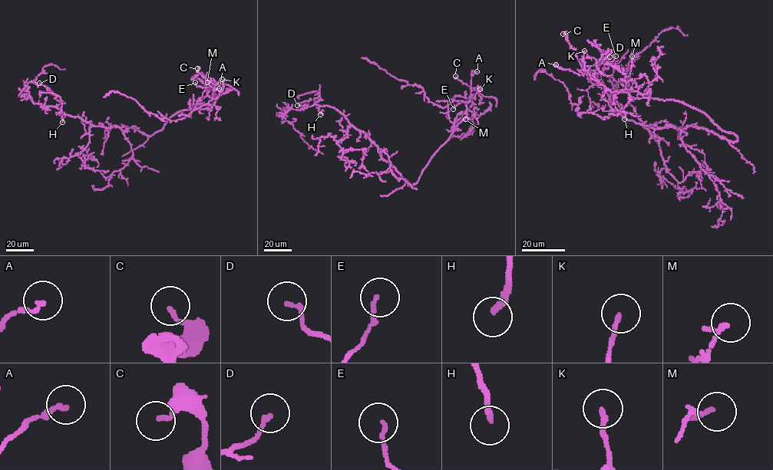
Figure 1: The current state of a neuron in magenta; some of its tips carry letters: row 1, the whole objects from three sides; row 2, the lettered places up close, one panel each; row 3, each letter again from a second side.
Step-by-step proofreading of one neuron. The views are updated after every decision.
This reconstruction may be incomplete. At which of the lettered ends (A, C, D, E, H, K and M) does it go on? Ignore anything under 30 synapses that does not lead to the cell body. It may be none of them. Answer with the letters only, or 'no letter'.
A

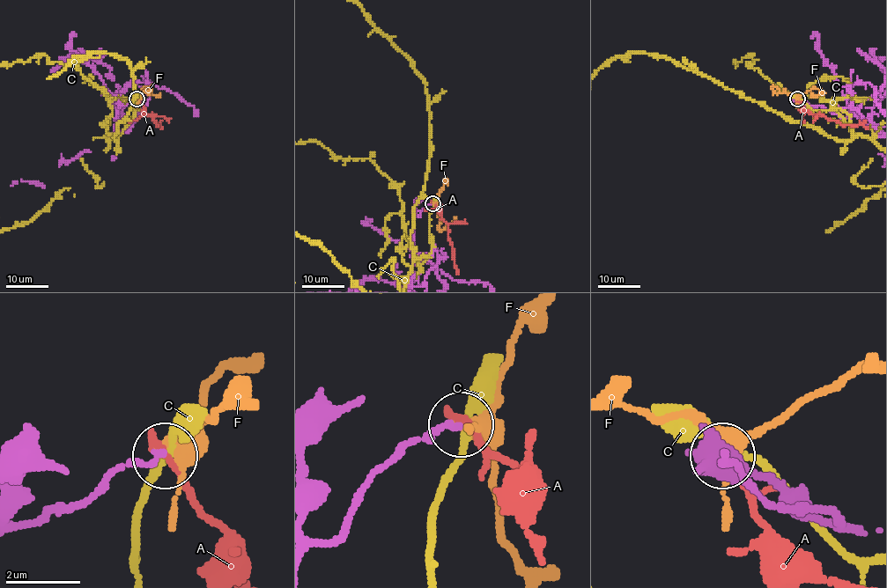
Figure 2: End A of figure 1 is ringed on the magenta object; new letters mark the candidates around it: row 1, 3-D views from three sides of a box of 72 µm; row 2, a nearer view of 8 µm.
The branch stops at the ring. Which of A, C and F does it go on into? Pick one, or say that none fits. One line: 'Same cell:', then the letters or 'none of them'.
Same cell: none of them

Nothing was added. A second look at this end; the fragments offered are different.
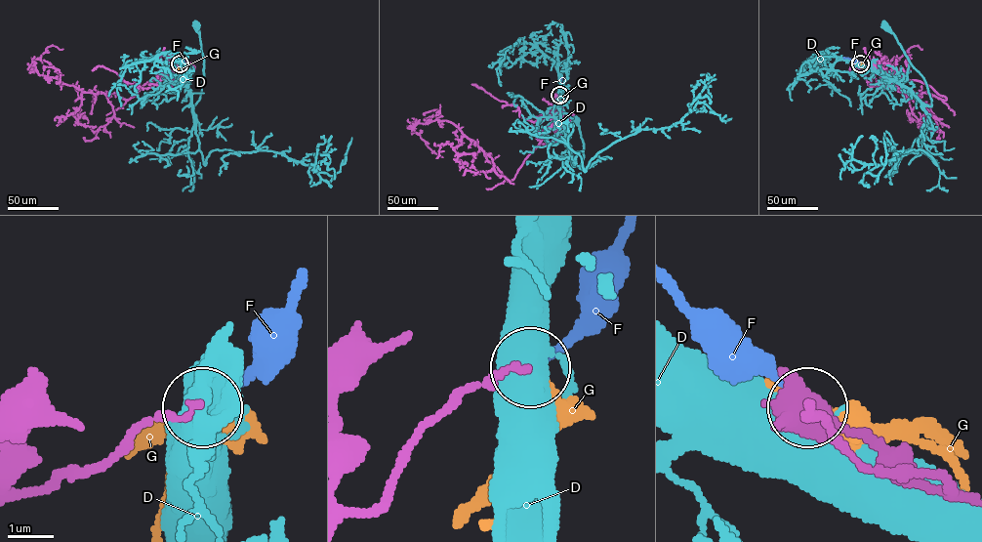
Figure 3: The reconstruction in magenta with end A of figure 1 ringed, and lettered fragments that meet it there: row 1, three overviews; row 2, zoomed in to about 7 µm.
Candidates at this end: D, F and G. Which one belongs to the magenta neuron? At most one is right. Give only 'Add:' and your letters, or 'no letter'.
Add: F

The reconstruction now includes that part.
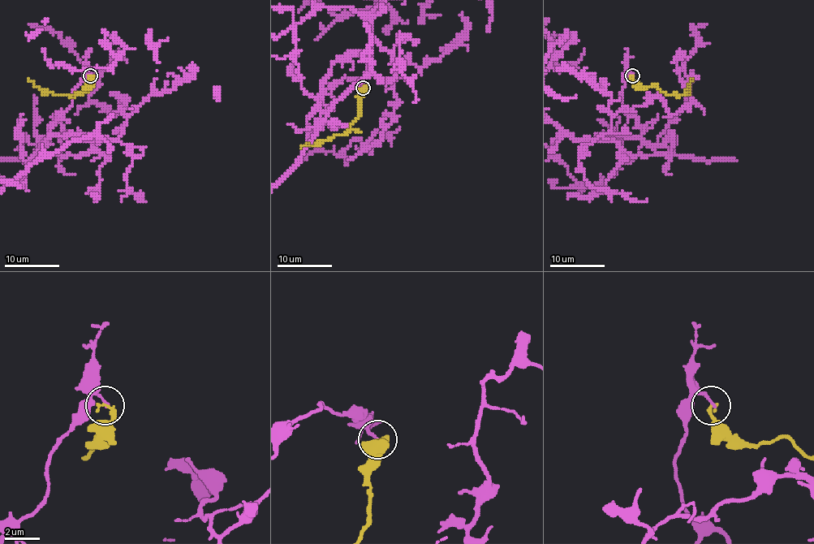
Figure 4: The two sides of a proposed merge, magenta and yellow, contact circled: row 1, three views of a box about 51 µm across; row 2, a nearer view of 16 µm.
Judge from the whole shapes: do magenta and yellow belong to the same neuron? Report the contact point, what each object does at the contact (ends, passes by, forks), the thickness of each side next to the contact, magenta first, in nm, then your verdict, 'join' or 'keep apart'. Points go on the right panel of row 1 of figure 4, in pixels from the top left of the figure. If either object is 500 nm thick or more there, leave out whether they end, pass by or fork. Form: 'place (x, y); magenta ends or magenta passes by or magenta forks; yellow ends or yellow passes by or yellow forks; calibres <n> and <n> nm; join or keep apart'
place (632, 75); magenta ends; yellow ends; calibres 160 and 240 nm; keep apart

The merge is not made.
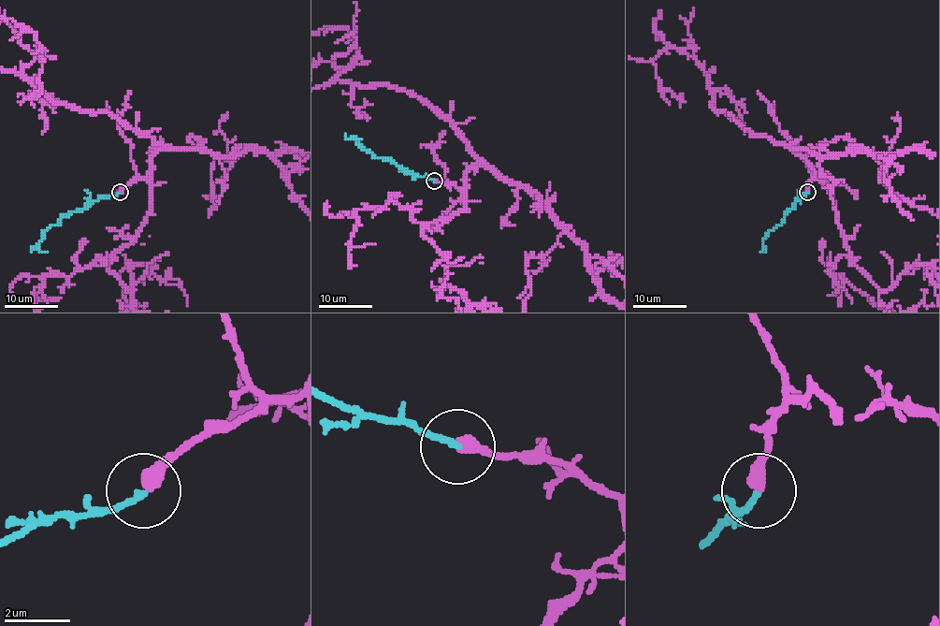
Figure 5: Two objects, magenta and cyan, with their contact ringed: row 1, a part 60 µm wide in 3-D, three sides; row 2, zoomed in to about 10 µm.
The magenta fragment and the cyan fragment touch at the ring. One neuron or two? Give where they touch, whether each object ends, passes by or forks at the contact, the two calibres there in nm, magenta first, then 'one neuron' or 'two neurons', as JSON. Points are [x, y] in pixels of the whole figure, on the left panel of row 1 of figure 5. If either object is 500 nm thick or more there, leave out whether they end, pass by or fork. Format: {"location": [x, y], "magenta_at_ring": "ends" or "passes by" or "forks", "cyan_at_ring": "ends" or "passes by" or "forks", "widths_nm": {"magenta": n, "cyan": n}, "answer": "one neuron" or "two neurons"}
{"location": [120, 192], "magenta_at_ring": "ends", "cyan_at_ring": "ends", "widths_nm": {"magenta": 480, "cyan": 180}, "answer": "one neuron"}

